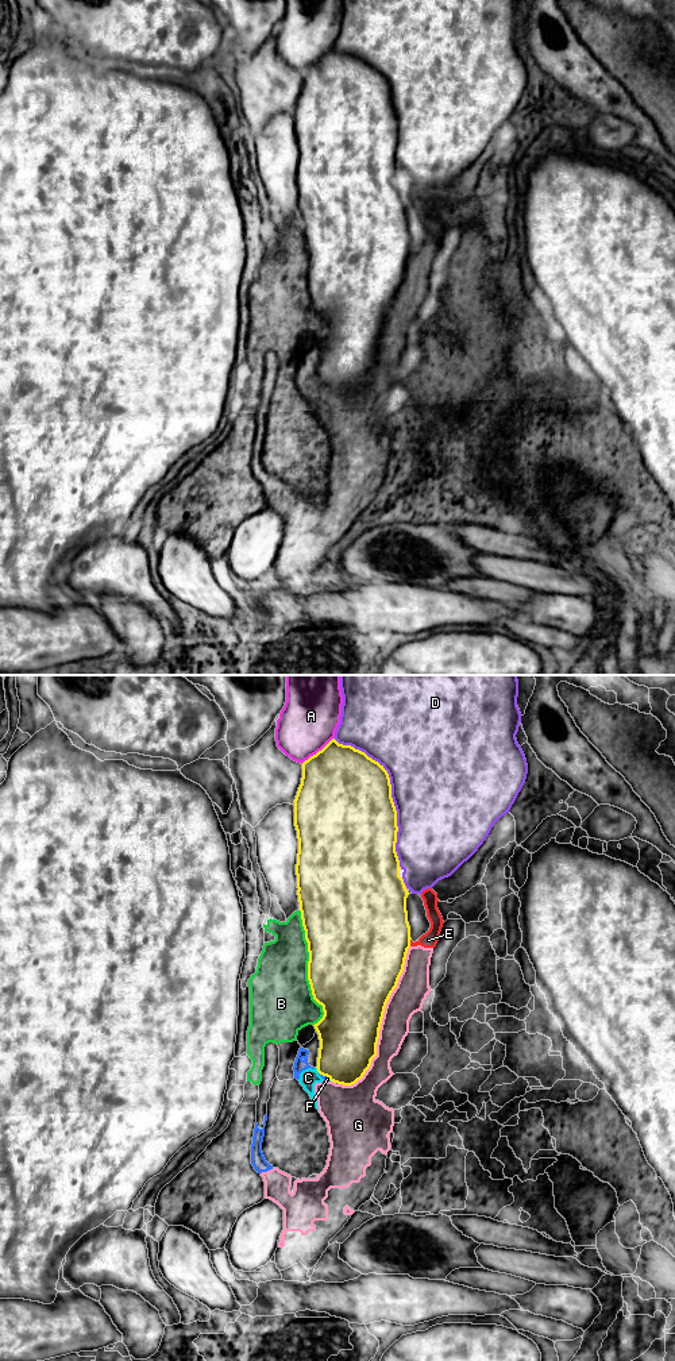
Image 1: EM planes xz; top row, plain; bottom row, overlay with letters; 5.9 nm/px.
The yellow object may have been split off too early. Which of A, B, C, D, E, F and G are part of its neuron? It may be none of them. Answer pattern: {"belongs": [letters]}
{"belongs": []}

